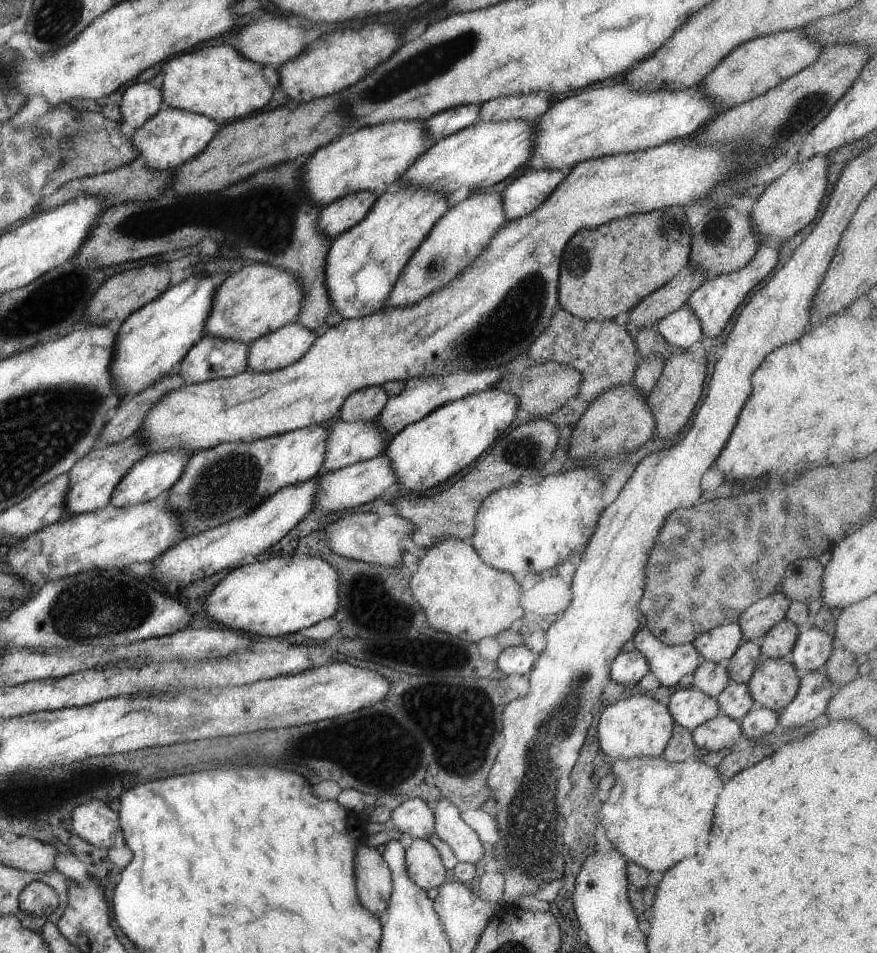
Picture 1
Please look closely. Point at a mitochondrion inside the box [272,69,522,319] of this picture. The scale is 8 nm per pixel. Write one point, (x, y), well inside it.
(434, 267)

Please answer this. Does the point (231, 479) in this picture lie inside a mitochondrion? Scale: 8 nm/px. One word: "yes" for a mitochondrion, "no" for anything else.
yes

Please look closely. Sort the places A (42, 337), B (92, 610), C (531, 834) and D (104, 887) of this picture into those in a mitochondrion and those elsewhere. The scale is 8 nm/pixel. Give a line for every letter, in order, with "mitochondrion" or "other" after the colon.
A: other
B: mitochondrion
C: mitochondrion
D: other

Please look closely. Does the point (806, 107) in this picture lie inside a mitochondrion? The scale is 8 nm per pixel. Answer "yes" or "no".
yes

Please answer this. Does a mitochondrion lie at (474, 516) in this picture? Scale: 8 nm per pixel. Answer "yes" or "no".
no

